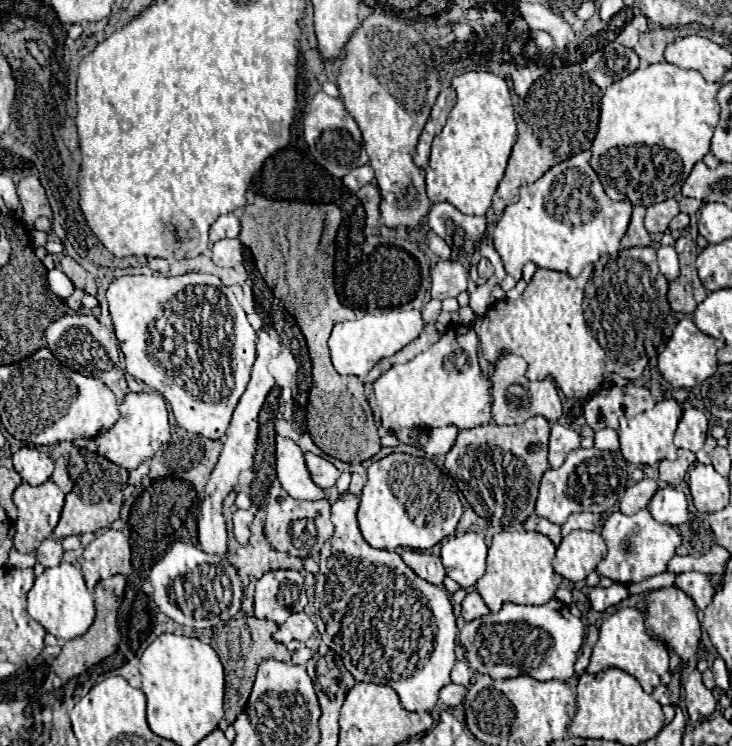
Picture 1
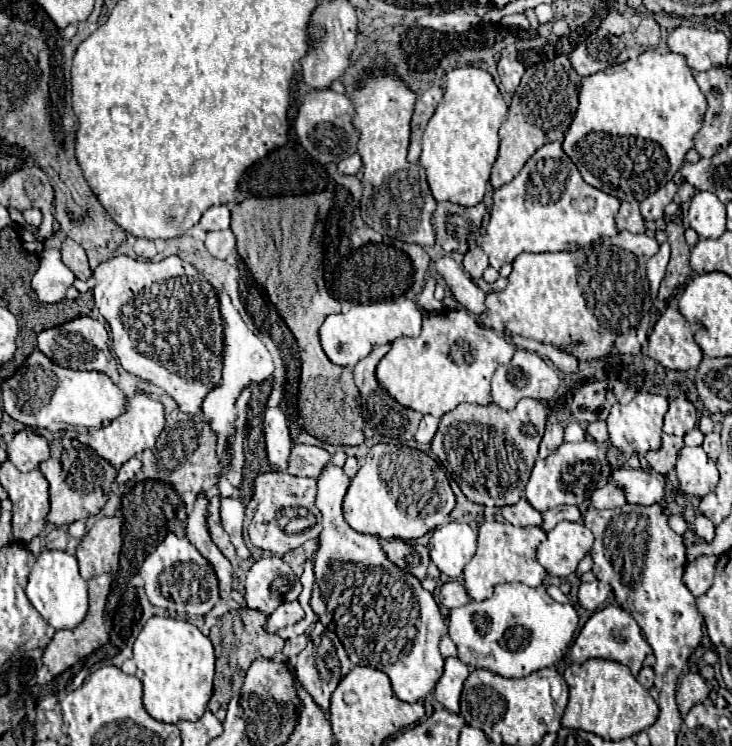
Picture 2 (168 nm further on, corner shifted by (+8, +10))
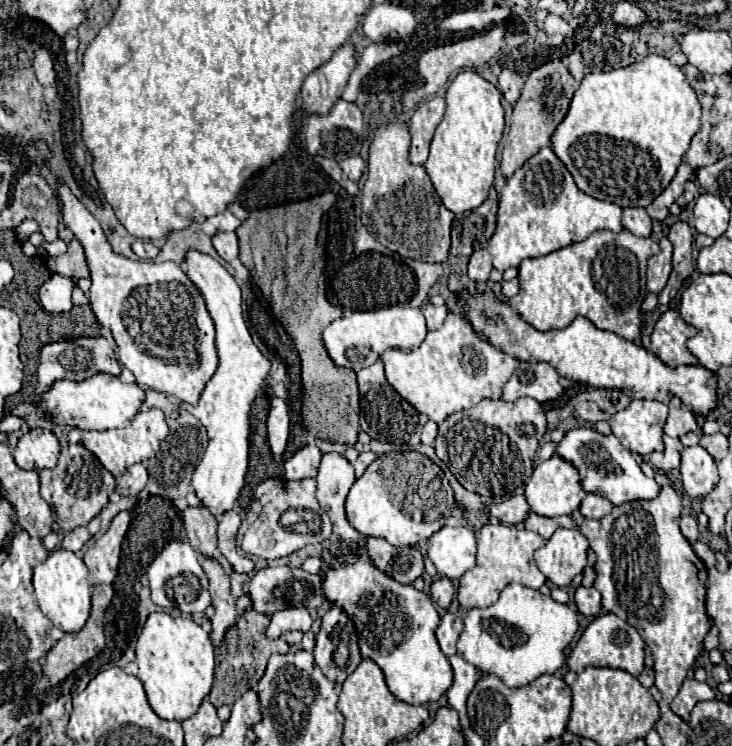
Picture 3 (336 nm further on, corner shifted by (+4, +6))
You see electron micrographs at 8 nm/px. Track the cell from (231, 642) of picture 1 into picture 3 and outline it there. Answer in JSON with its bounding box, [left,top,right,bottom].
[209,609,289,707]

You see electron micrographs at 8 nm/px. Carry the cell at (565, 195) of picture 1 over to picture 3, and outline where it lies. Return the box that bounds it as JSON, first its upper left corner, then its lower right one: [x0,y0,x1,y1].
[487,147,621,273]

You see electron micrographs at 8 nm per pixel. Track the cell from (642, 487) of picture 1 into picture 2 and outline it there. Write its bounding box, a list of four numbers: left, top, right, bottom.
[589,483,625,509]

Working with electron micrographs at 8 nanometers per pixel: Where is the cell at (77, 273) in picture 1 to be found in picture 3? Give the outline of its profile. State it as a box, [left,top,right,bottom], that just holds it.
[49,239,89,279]

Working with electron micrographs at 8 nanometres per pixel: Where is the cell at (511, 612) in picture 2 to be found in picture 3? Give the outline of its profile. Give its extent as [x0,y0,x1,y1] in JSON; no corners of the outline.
[457,585,579,687]

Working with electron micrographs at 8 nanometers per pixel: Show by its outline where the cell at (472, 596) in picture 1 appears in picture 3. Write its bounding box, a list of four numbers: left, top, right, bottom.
[431,579,455,609]

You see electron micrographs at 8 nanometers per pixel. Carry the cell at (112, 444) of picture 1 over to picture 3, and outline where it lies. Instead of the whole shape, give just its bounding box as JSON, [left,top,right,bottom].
[69,409,169,477]

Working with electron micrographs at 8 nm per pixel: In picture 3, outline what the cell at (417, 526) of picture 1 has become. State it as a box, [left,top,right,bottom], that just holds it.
[345,451,453,547]

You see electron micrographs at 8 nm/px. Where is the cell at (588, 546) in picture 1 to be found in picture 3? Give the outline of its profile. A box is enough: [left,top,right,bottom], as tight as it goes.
[535,529,589,587]

